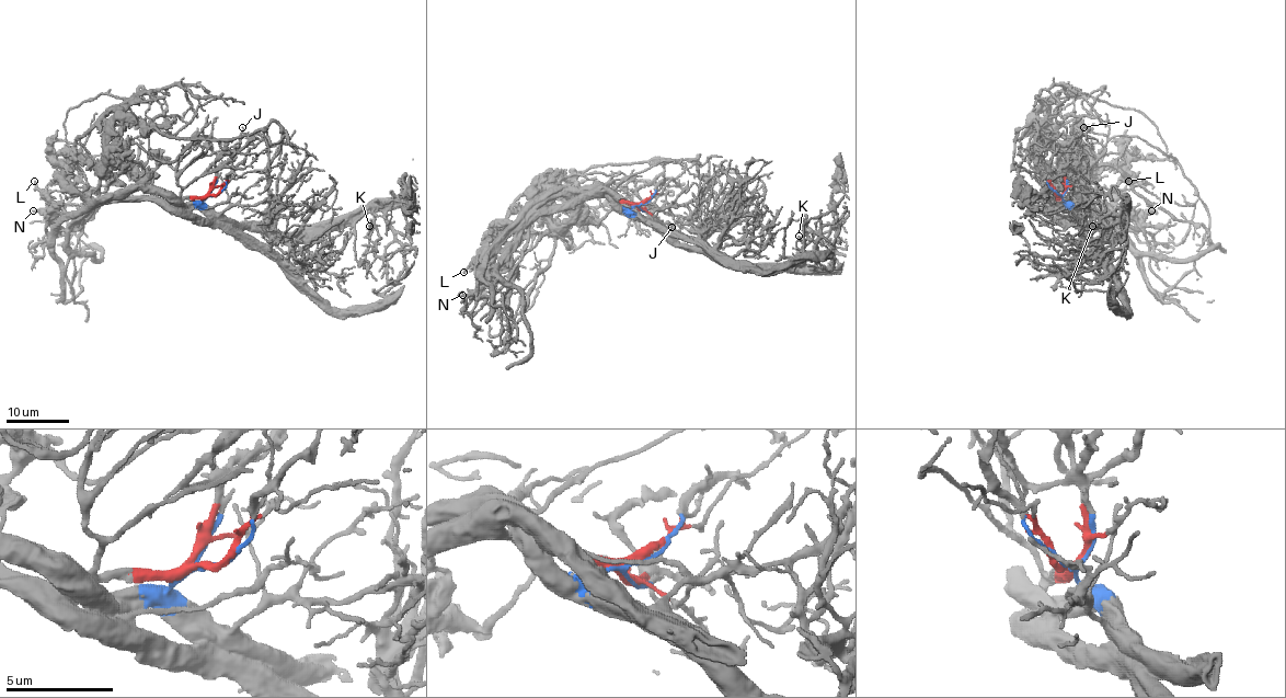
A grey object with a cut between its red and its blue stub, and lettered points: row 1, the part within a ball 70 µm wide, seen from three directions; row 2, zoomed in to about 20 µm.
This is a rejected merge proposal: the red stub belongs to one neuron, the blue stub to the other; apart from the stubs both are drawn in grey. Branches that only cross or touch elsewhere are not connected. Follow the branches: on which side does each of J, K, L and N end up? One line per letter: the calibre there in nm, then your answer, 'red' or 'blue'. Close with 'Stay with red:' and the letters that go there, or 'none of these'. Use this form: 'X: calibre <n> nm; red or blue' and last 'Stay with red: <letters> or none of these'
J: calibre 160 nm; red
K: calibre 150 nm; blue
L: calibre 170 nm; red
N: calibre 260 nm; red
Stay with red: J, L, N

